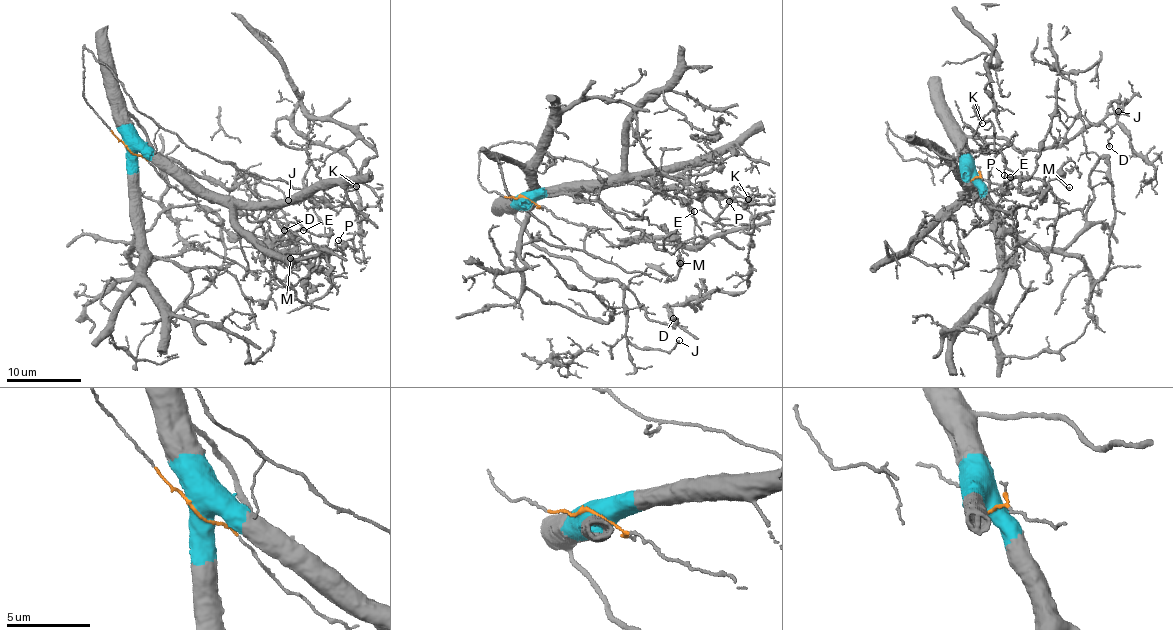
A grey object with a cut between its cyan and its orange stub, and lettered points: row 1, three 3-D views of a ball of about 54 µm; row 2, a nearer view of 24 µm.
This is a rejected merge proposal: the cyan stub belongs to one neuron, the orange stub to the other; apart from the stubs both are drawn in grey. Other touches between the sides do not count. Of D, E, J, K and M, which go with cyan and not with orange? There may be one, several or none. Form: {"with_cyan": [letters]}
{"with_cyan": ["D", "J"]}

